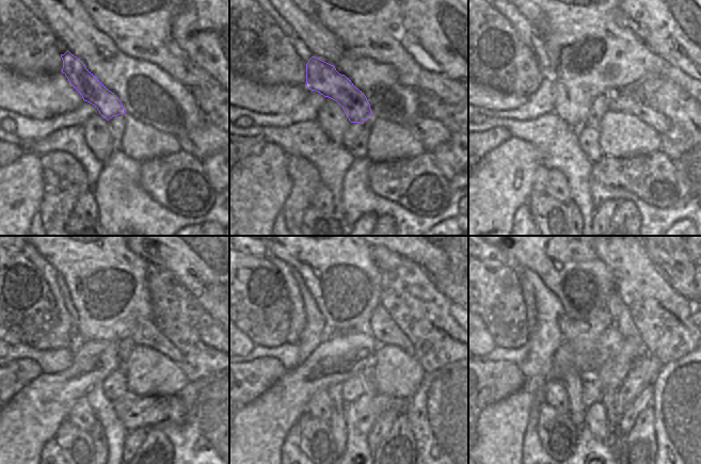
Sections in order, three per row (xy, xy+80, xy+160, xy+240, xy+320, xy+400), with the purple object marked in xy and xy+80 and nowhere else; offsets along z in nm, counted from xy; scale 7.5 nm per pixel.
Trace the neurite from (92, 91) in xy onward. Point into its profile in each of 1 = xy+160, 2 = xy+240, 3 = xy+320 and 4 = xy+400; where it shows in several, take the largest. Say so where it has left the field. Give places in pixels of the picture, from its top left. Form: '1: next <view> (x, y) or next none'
1: next xy+160 (601, 105)
2: next xy+240 (126, 345)
3: next xy+320 (367, 374)
4: next xy+400 (615, 437)

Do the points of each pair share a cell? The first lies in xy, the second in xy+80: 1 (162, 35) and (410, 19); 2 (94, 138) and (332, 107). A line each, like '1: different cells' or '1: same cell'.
1: different cells
2: same cell

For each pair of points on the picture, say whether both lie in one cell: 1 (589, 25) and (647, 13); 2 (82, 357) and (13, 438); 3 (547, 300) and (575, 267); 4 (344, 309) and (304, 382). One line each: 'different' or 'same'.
1: different
2: same
3: different
4: different

